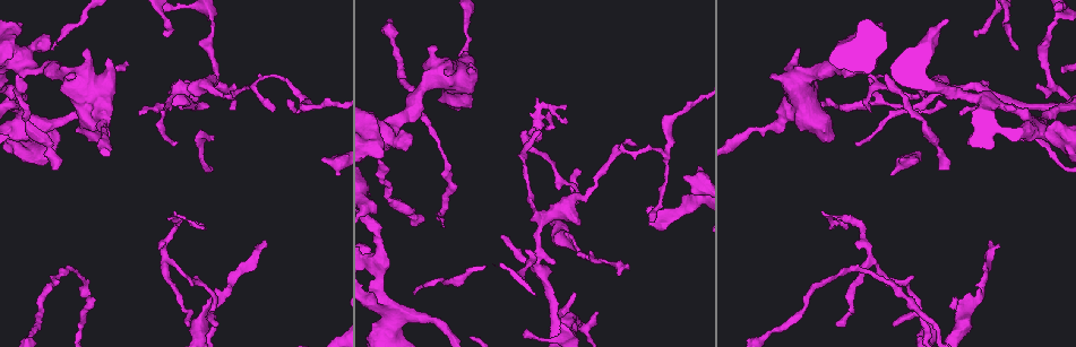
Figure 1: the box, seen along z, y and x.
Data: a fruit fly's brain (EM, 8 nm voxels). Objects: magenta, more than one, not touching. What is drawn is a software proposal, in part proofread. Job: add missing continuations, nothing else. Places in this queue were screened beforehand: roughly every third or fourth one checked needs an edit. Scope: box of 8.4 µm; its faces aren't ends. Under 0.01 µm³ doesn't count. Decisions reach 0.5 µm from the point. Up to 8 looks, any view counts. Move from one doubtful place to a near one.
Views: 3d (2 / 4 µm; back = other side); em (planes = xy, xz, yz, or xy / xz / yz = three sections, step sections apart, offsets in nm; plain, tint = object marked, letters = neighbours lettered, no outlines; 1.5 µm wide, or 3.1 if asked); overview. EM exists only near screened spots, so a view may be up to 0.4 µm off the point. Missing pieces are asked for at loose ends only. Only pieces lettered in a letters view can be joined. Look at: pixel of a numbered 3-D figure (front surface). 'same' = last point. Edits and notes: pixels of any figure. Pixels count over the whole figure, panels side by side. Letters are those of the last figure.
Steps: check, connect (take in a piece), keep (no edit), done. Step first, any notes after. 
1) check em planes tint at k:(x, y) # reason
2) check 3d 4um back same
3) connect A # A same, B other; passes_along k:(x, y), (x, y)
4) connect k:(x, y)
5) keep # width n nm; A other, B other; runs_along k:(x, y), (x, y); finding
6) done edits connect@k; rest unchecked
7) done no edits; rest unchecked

check em xy step 4 tint at 1:(990, 242)

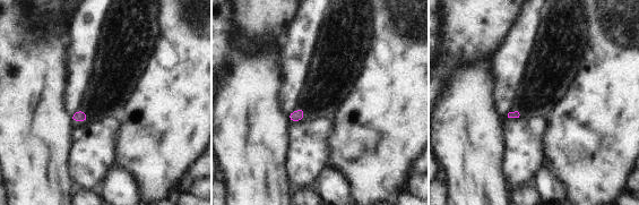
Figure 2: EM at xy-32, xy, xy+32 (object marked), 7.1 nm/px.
check em yz step 8 letters same # cut it another way

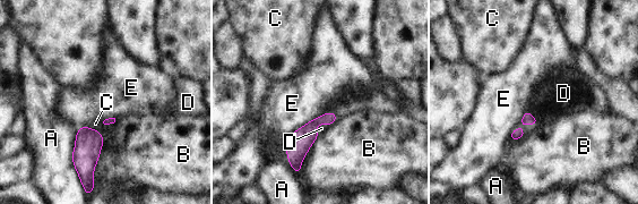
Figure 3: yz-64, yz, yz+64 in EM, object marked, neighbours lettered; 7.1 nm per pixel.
connect D # A other, B other, C other, D same, E other; passes_along 3:(527, 119), (532, 124), (554, 96); it goes on there

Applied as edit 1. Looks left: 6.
check overview # redraw

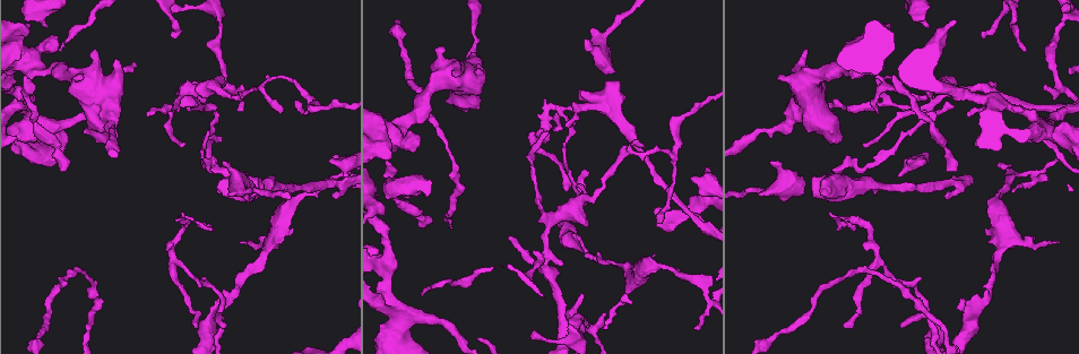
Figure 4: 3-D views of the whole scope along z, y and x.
check 3d 2um at 4:(297, 106)

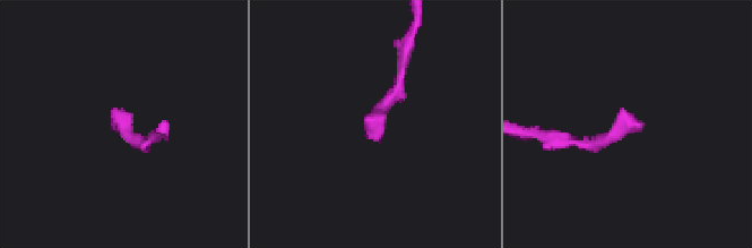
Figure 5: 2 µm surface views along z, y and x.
check em planes letters at 5:(123, 121)

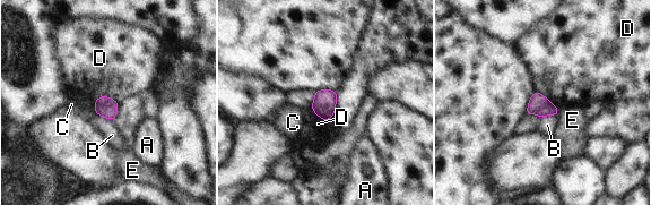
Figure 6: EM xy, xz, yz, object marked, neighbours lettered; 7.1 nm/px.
keep # A other, B other, C other, D other, E other; border 6:(94, 101), (110, 96), (119, 103); no lettered piece goes on from it

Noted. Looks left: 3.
check em planes letters at 4:(957, 169) # an open end

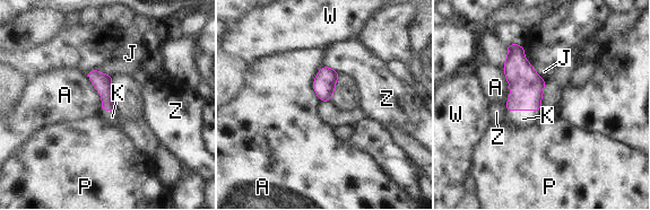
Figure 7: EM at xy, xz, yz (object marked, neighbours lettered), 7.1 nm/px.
connect K # width 130 nm; A other, J other, K same, P other, W other, Z other; passes_along 7:(526, 87), (523, 110), (522, 119); the neuron continues

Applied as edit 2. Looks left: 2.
done edits connect@3, connect@7; rest unchecked

